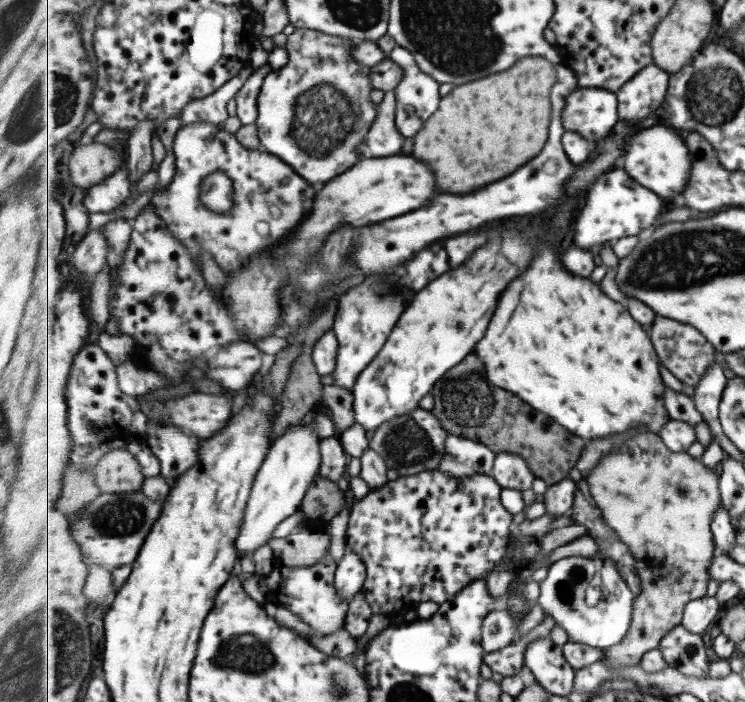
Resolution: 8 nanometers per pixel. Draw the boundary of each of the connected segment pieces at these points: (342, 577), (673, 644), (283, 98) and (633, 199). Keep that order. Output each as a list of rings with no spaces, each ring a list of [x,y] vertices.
[[[346,546],[336,567],[336,587],[349,604],[353,597],[363,590],[367,577],[367,565],[363,562],[363,557],[357,554],[353,547]]]
[[[683,624],[677,626],[661,642],[659,650],[670,666],[679,669],[691,679],[709,679],[712,660],[705,646],[703,636],[693,634]]]
[[[310,28],[295,29],[288,36],[288,43],[285,48],[288,53],[288,62],[279,69],[273,69],[265,77],[261,92],[258,96],[258,119],[255,123],[258,126],[258,136],[260,137],[263,150],[279,156],[281,160],[291,165],[301,177],[305,177],[305,180],[311,182],[313,186],[319,184],[319,182],[325,184],[325,182],[333,180],[335,176],[339,177],[339,174],[347,172],[353,164],[359,162],[359,150],[357,148],[363,144],[363,140],[368,139],[368,134],[372,131],[372,124],[376,122],[377,113],[379,112],[378,104],[369,101],[369,94],[371,94],[372,89],[375,89],[373,88],[371,79],[372,67],[361,64],[359,60],[356,60],[355,56],[352,56],[352,48],[356,46],[355,41],[349,38],[343,38],[342,36],[331,36],[324,32],[311,30]]]
[[[625,168],[605,174],[597,184],[588,191],[589,200],[585,208],[577,213],[575,226],[575,244],[581,248],[591,248],[595,244],[605,244],[609,240],[643,235],[643,230],[651,230],[653,222],[663,212],[663,198],[639,184]]]

